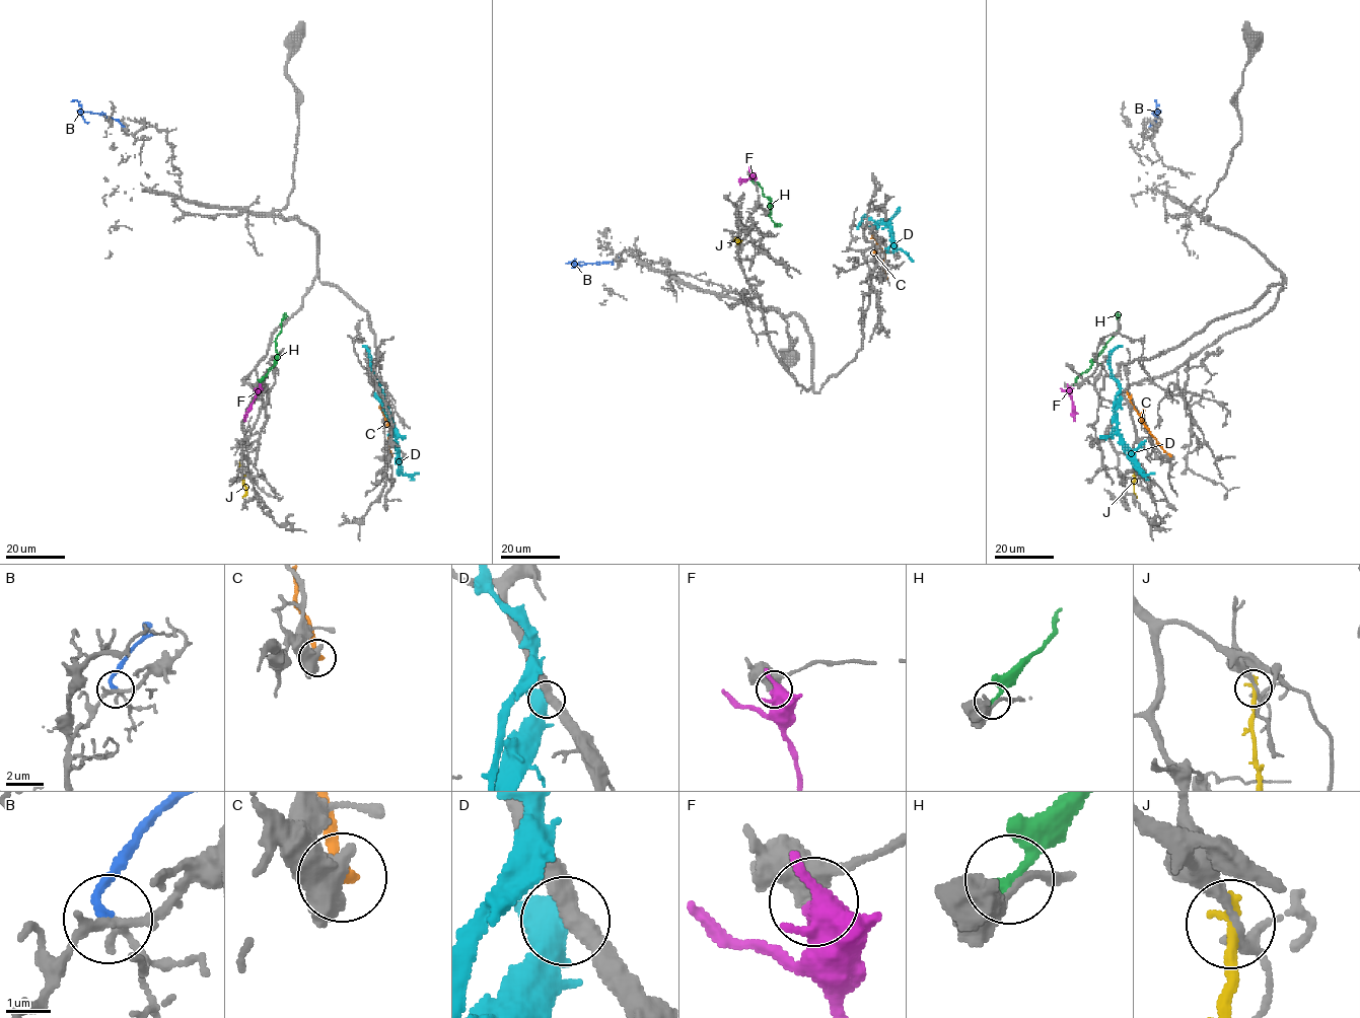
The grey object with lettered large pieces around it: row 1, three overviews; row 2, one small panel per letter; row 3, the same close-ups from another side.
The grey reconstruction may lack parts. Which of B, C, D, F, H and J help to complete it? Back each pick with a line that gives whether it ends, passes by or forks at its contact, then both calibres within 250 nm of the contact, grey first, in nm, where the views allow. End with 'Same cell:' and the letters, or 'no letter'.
B: it ends | 180/220 nm
Same cell: B

